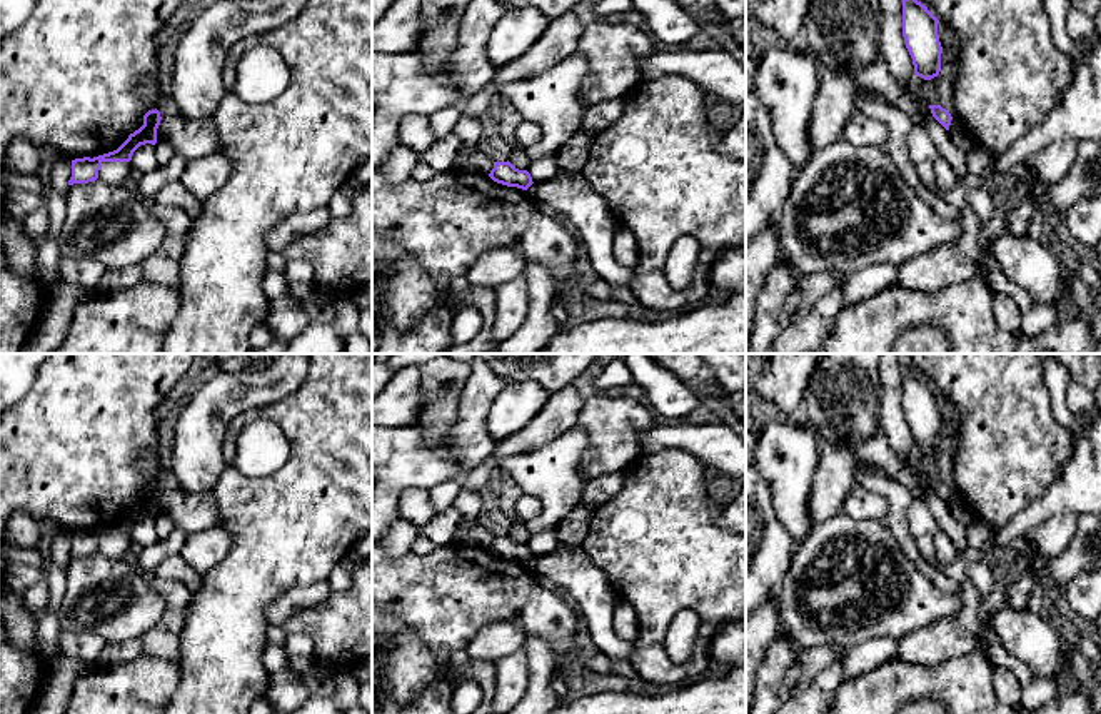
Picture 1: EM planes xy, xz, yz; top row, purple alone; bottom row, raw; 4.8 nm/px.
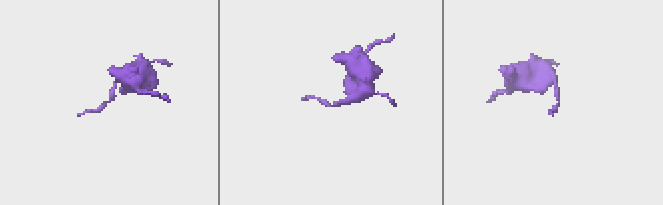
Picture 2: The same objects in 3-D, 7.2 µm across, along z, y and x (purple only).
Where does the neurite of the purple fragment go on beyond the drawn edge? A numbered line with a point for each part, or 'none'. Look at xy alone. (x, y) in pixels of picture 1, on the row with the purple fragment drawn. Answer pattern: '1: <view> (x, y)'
none

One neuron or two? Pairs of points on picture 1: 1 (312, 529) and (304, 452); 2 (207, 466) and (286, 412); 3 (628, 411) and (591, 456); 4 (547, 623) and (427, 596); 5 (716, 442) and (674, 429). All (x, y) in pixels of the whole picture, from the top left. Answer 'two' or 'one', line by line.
1: one
2: two
3: one
4: one
5: one

